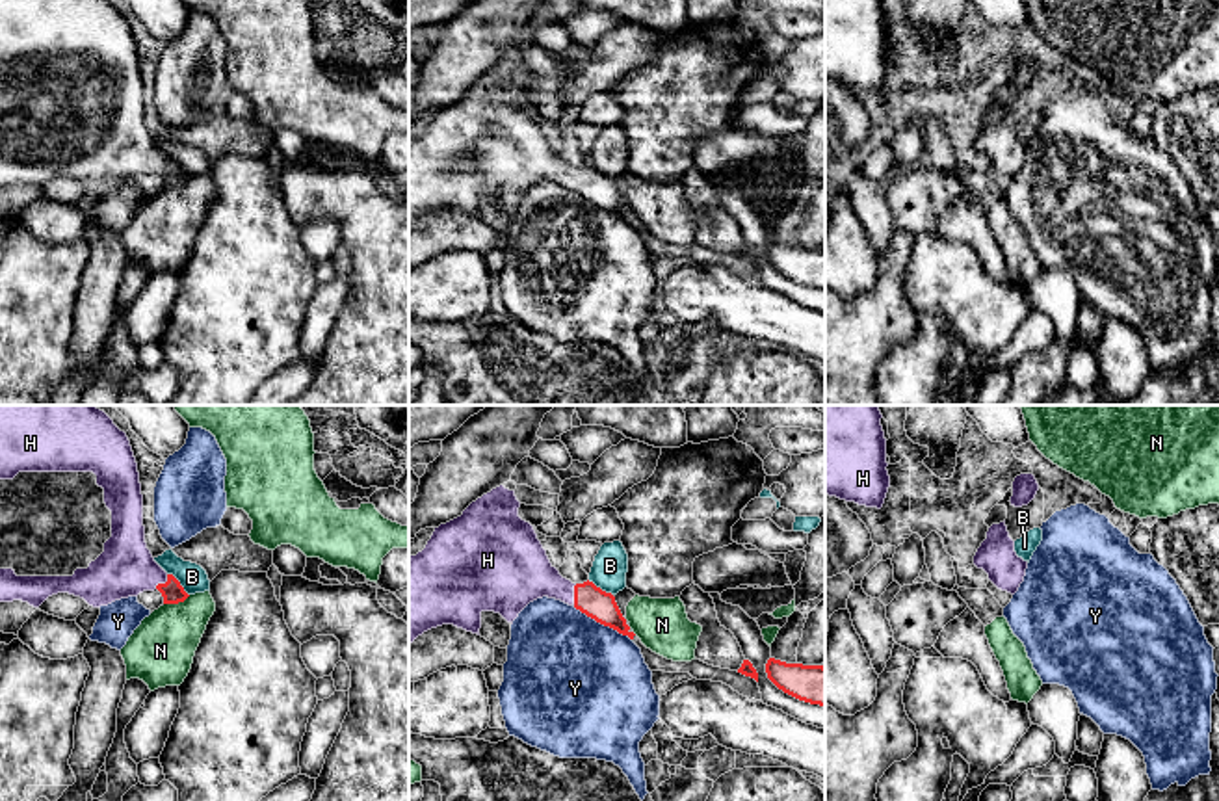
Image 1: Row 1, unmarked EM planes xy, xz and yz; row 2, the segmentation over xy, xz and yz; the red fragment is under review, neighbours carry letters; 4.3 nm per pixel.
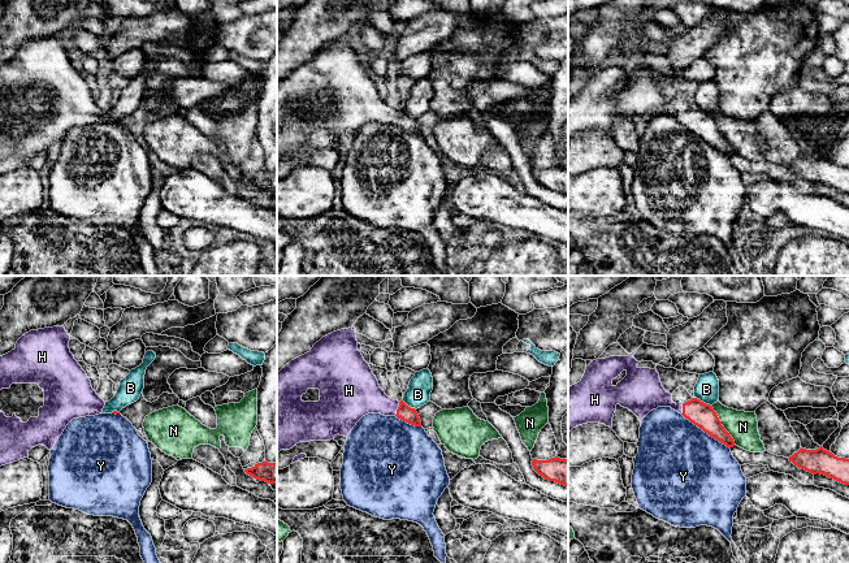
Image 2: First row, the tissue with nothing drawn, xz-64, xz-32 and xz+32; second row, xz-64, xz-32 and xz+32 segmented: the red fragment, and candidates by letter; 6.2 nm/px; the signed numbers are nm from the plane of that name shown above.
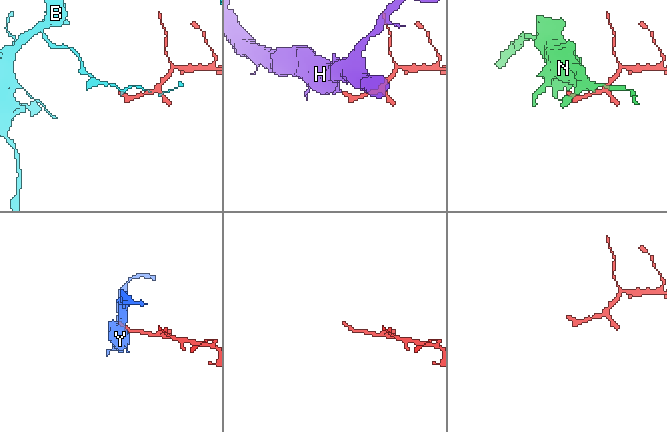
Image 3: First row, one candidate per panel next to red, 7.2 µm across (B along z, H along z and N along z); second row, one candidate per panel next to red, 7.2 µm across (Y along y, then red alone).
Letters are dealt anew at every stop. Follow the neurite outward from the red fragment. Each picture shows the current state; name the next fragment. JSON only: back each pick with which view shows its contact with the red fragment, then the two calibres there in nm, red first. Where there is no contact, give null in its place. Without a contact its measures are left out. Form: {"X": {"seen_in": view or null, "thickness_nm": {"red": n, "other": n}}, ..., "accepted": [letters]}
{"H": {"seen_in": "xz", "thickness_nm": {"red": 130, "other": 260}}, "accepted": ["H"]}

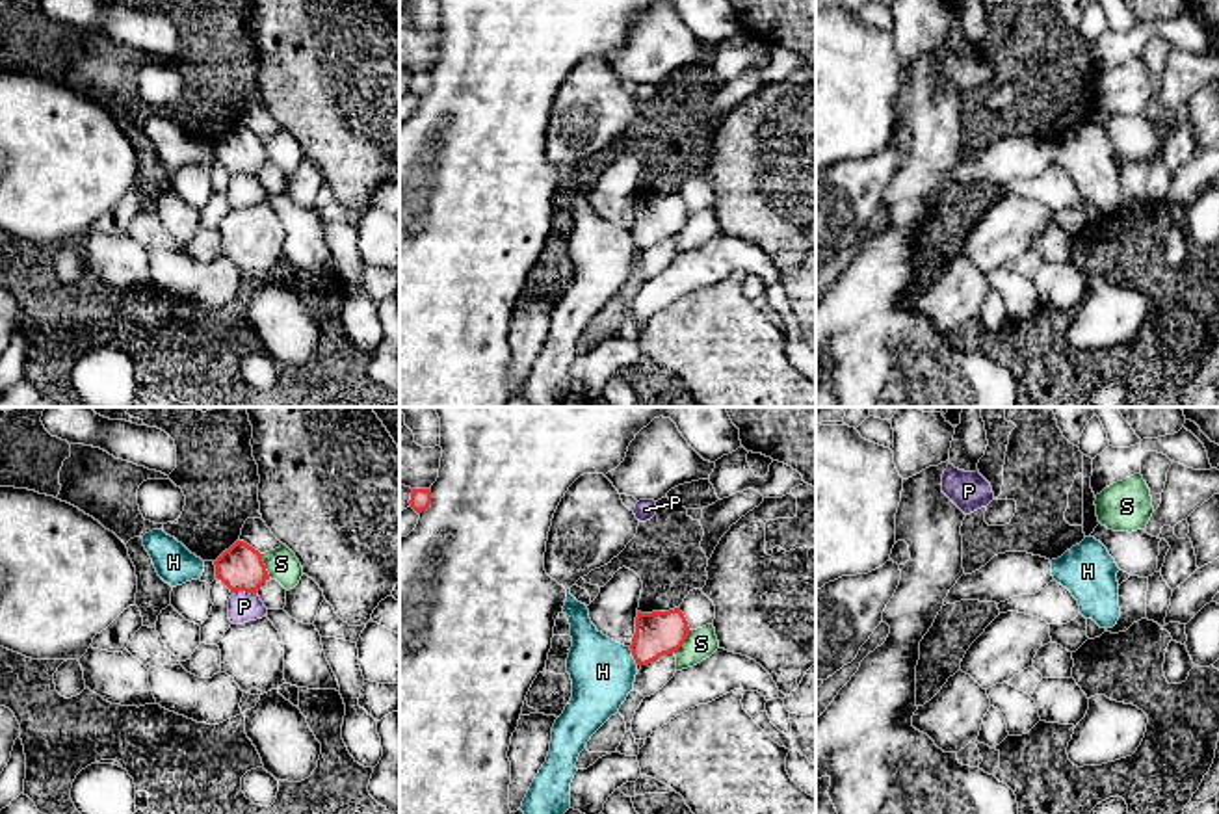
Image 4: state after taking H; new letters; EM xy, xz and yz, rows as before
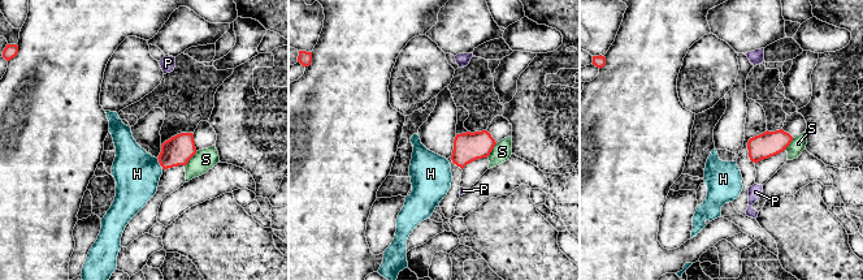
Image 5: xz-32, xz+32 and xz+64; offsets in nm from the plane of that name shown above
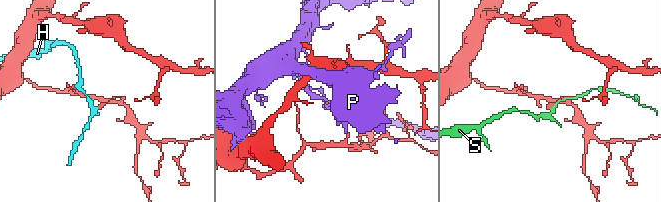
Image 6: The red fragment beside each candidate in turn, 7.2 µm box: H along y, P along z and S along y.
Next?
{"accepted": []}

